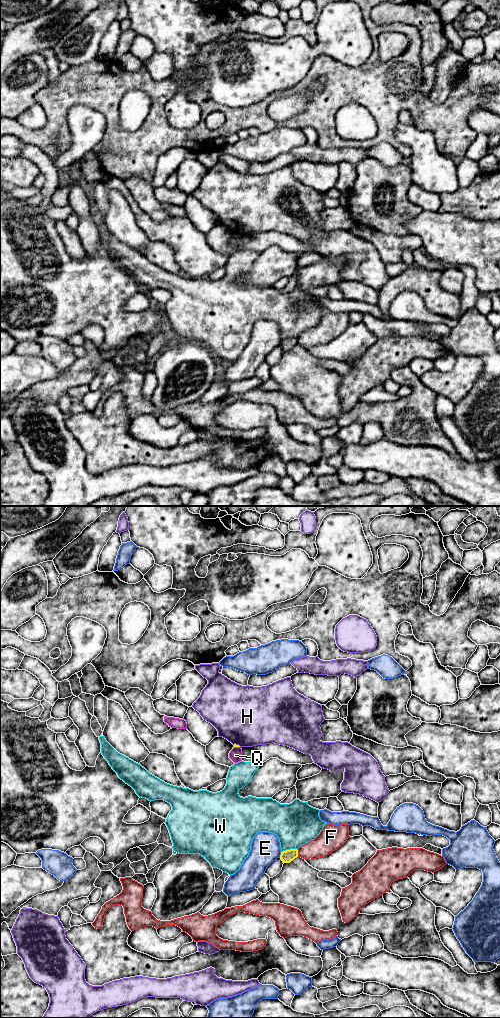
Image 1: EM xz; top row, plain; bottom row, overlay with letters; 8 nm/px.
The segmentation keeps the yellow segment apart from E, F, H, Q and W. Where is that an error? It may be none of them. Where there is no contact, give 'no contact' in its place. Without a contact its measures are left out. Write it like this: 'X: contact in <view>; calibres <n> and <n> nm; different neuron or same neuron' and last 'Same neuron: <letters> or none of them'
E: contact in xz; calibres 100 and 240 nm; different neuron
F: contact in xz; calibres 100 and 180 nm; different neuron
H: contact in xz; calibres 20 and 480 nm; different neuron
Q: contact in xz; calibres 20 and 100 nm; different neuron
W: contact in xz; calibres 100 and 340 nm; different neuron
Same neuron: none of them

